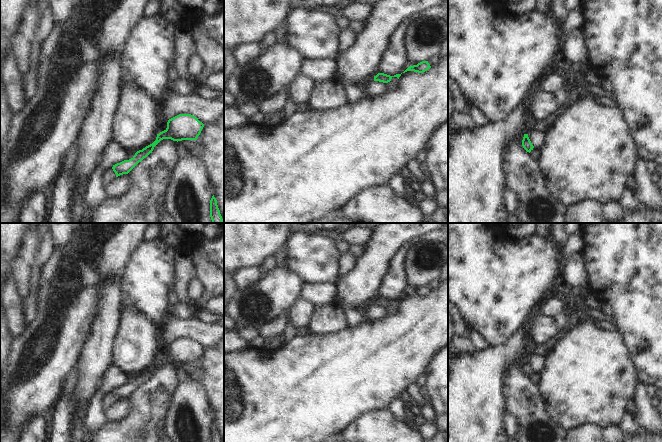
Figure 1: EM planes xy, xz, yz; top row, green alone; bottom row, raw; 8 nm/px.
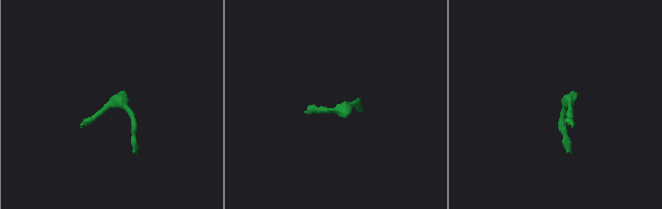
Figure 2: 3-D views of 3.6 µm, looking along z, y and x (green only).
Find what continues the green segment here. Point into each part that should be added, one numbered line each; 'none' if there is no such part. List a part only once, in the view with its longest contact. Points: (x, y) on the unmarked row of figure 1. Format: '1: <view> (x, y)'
none

